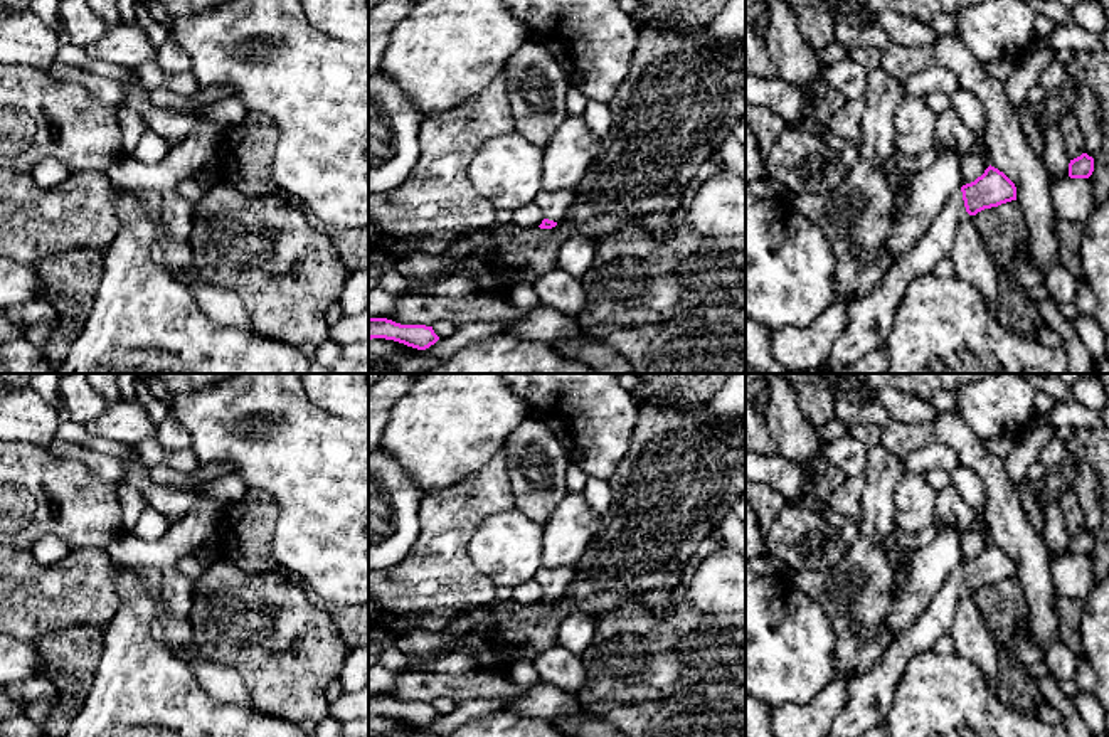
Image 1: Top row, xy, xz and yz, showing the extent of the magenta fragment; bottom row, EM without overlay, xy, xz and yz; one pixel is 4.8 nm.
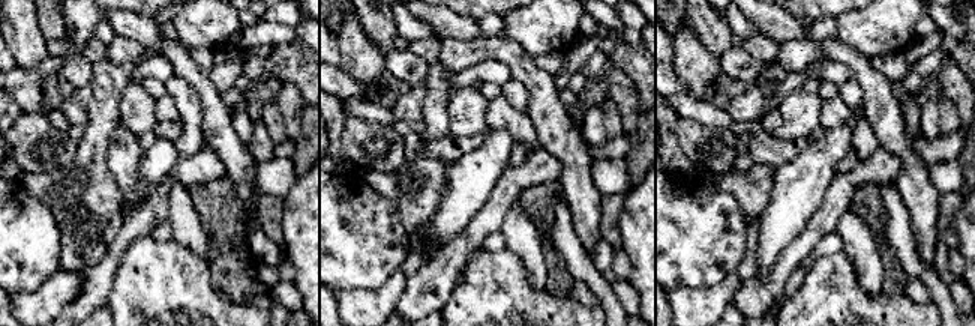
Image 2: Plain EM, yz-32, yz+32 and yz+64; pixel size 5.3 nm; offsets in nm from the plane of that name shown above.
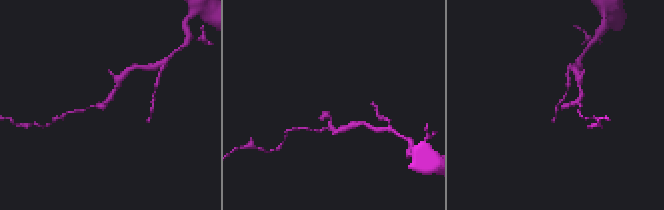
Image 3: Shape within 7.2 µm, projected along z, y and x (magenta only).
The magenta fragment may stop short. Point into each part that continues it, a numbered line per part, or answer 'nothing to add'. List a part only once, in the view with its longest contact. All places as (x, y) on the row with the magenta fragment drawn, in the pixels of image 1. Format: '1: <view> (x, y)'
1: yz (870, 318)

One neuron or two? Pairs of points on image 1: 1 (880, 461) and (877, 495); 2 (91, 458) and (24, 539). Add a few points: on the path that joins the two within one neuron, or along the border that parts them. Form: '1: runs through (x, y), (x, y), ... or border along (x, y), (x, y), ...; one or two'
1: runs through (880, 470), (879, 487); one
2: border along (49, 451), (81, 460), (100, 478), (110, 482); two

